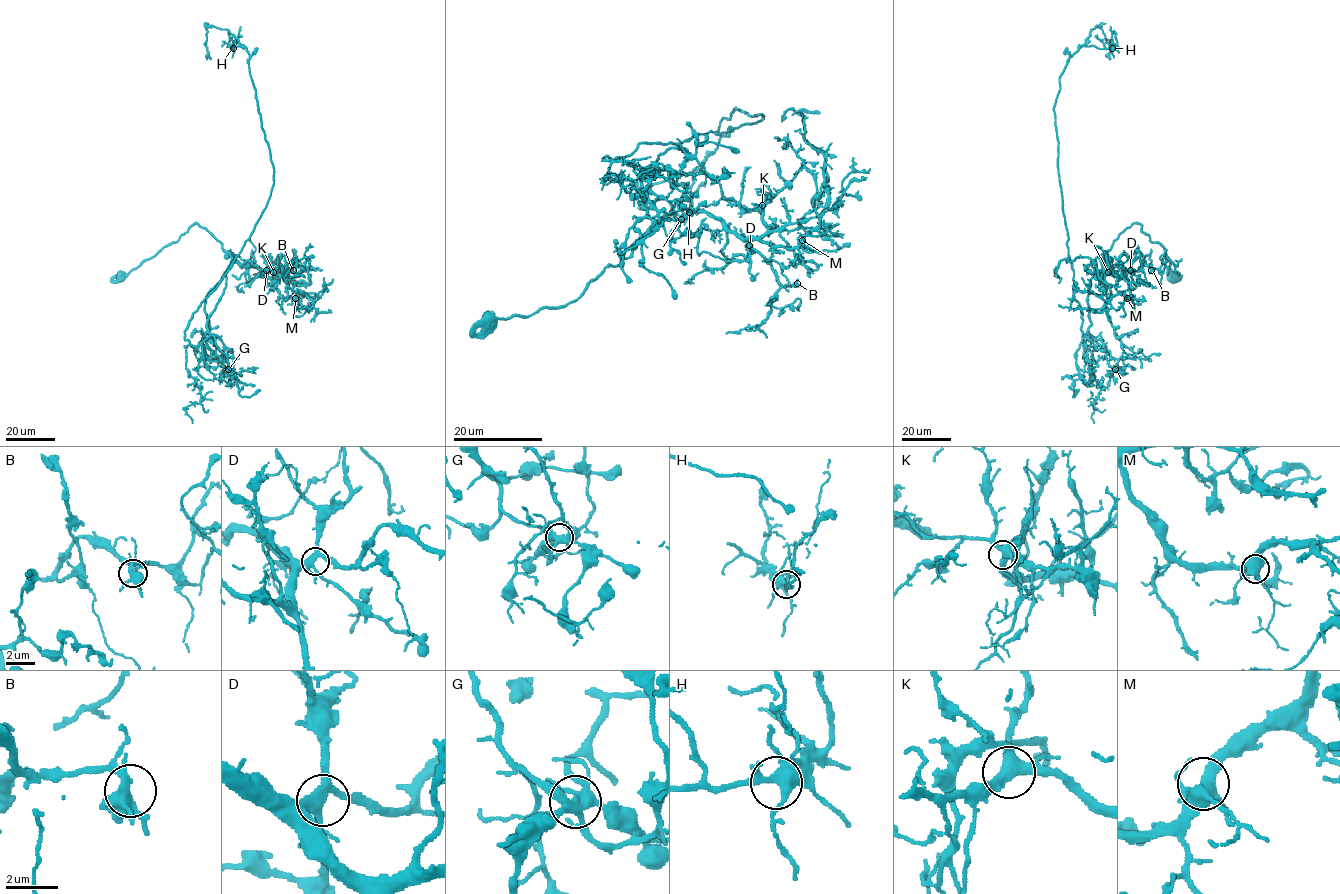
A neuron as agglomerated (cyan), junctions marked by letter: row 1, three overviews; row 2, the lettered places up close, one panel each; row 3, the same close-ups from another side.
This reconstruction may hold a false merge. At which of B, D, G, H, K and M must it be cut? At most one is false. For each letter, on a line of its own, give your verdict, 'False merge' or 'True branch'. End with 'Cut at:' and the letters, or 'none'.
B: True branch
D: True branch
G: False merge
H: True branch
K: True branch
M: True branch
Cut at: G

